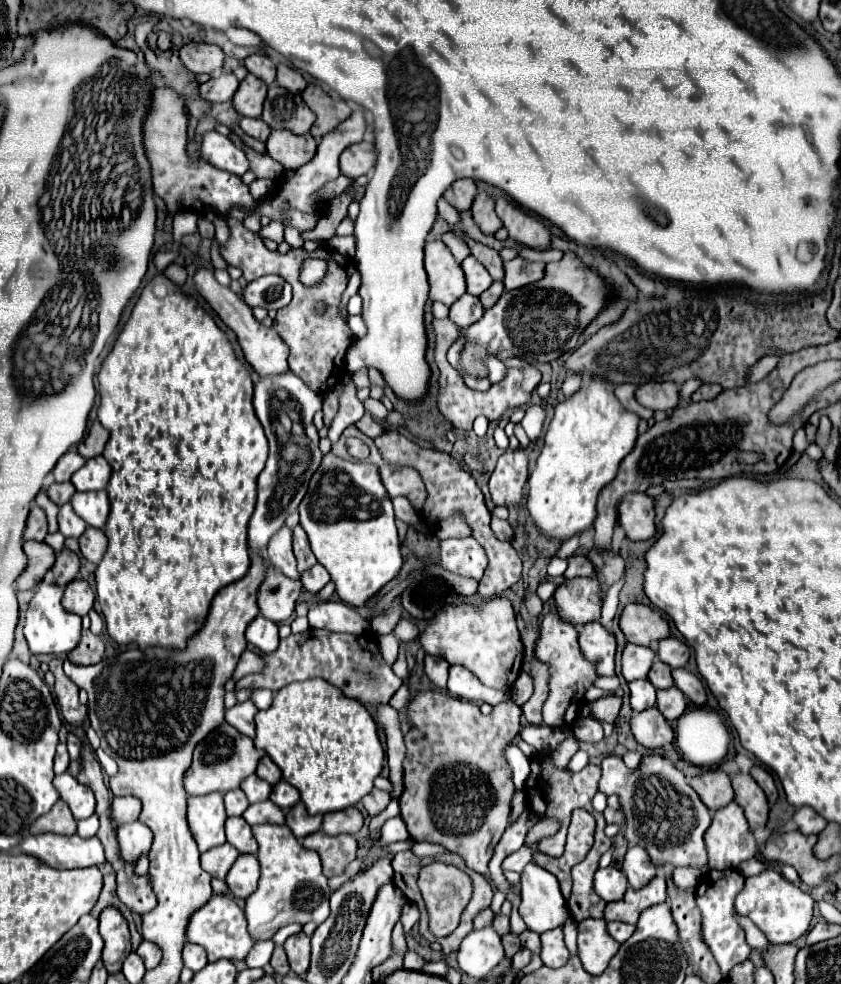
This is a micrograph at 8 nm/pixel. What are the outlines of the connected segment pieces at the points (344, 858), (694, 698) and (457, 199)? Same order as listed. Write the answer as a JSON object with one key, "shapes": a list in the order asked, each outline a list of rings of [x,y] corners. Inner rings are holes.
{"shapes":[[[[315,832],[303,838],[303,846],[309,850],[315,850],[321,856],[323,874],[327,878],[341,874],[345,866],[351,860],[355,860],[355,852],[357,852],[357,840],[349,834],[327,836],[323,832]]],[[[675,668],[673,670],[673,678],[675,678],[675,686],[697,706],[705,704],[707,700],[707,694],[705,694],[705,688],[703,688],[703,682],[691,674],[689,670],[685,668]]],[[[463,178],[463,180],[455,180],[449,190],[445,192],[445,198],[457,208],[457,210],[469,210],[473,200],[477,194],[477,186],[471,178]]]]}

